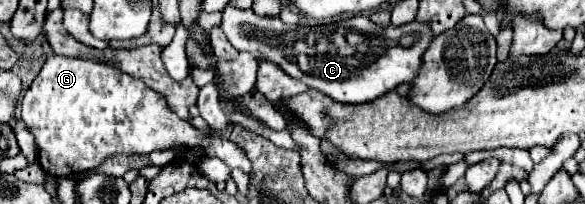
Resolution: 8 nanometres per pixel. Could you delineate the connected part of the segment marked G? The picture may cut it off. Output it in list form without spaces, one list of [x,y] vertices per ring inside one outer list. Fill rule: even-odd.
[[[49,55],[23,97],[21,119],[35,135],[39,165],[53,177],[73,177],[75,173],[91,171],[111,155],[149,155],[173,147],[199,149],[203,157],[217,157],[227,167],[239,167],[251,175],[251,161],[237,143],[183,121],[165,103],[163,95],[101,61]]]

